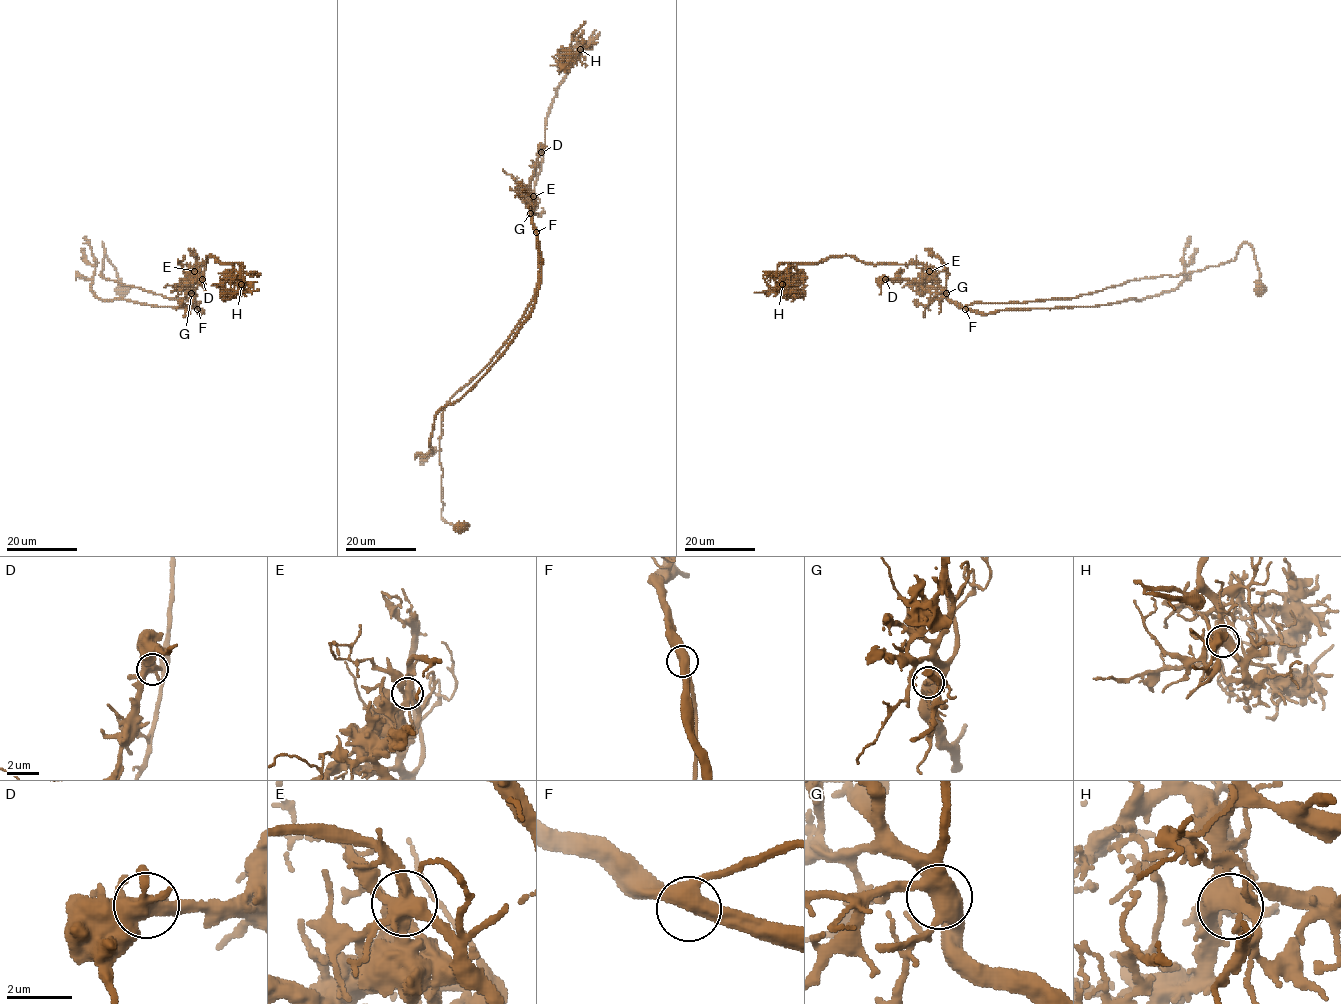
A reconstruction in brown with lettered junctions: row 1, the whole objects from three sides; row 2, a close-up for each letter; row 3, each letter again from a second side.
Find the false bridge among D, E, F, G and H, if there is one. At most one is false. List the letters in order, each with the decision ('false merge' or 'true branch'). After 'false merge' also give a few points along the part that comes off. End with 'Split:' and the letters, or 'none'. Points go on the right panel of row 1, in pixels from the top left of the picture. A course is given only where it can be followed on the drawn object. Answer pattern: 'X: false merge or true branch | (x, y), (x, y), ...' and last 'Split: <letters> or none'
D: true branch
E: false merge | (929, 271), (920, 264), (869, 265), (846, 255), (830, 256), (816, 263), (782, 263), (778, 287), (754, 292)
F: true branch
G: true branch
H: true branch
Split: E

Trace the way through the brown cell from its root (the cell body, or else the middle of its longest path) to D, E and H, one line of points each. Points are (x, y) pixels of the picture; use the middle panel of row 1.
D: (459, 527), (441, 517), (442, 411), (507, 340), (535, 293), (538, 237), (527, 188), (541, 152)
E: (459, 527), (441, 517), (442, 411), (491, 360), (533, 297), (539, 271), (533, 196)
H: (459, 527), (441, 517), (442, 411), (507, 340), (535, 293), (538, 237), (530, 213), (545, 122), (580, 49)

